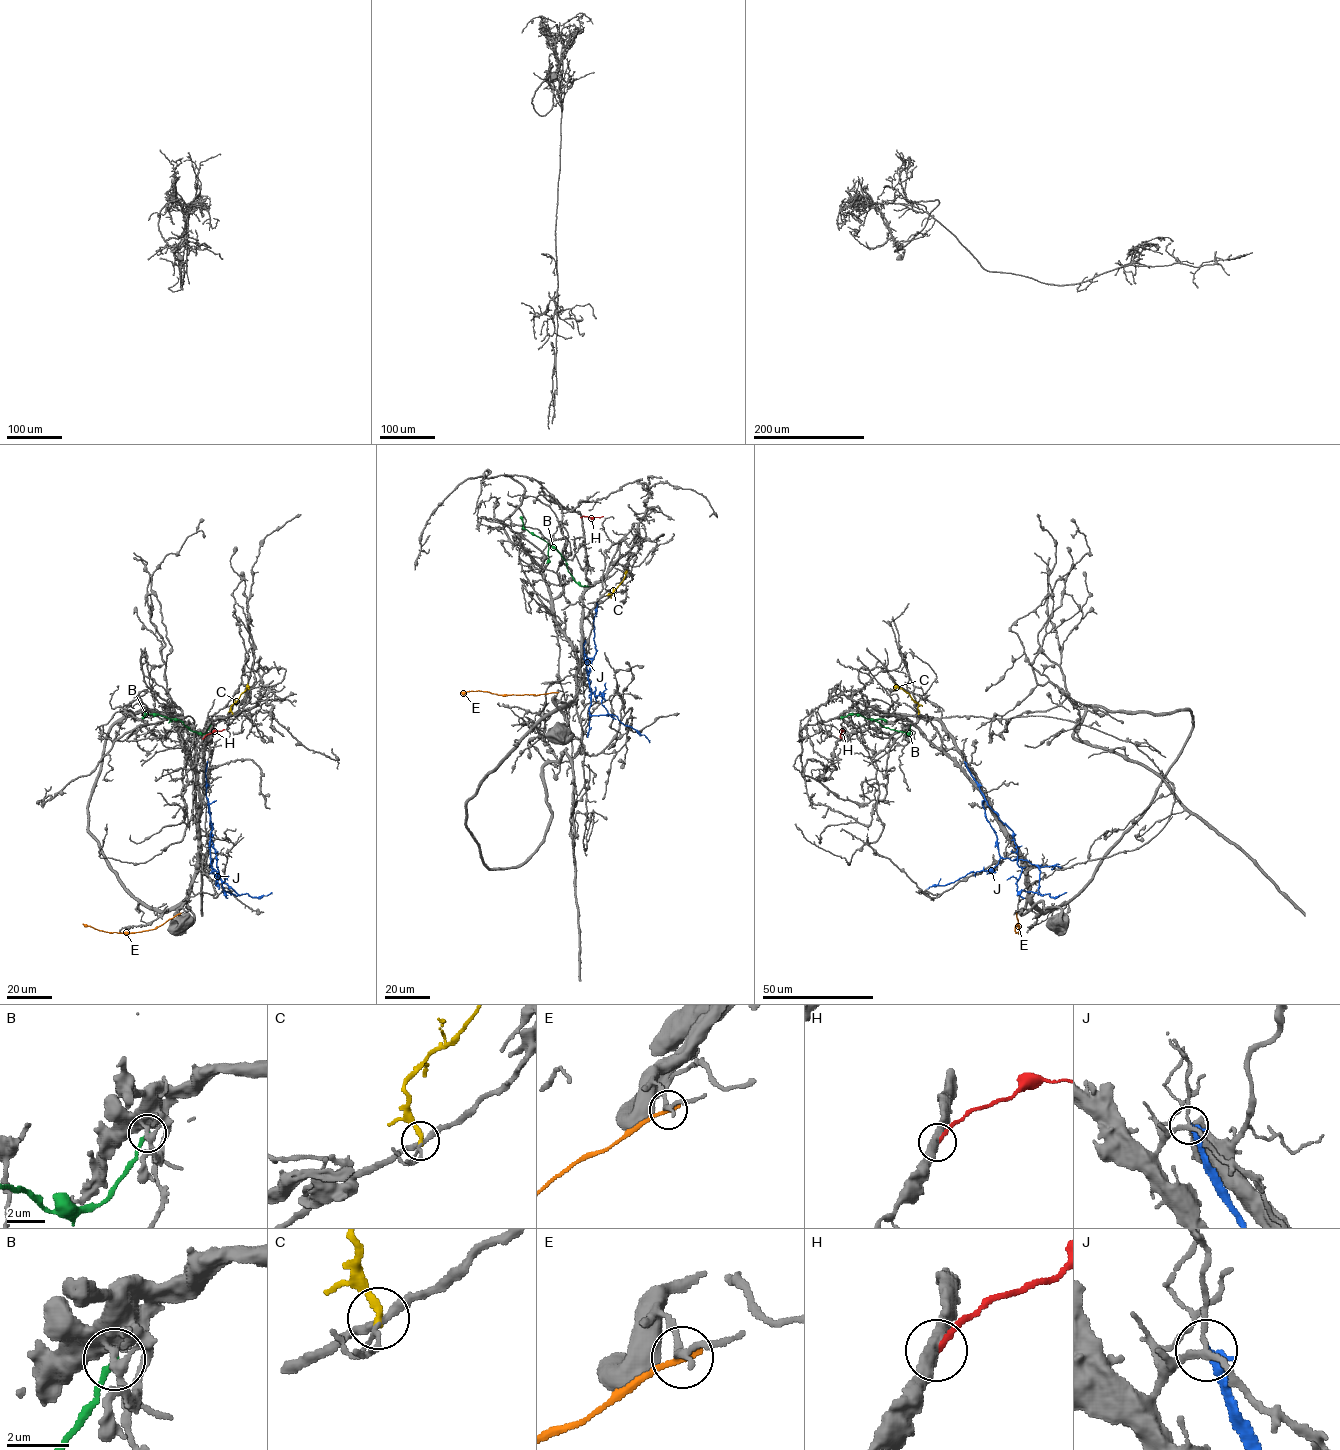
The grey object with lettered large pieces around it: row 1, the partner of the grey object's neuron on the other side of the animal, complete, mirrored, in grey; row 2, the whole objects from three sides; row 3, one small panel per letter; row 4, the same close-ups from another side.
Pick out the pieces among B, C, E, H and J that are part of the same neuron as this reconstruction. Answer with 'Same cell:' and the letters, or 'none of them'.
Same cell: none of them

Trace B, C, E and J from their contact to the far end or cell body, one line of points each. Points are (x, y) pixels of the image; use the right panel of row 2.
B: (910, 725), (910, 733), (906, 734), (884, 727), (859, 714), (840, 718)
C: (918, 714), (918, 705), (910, 695), (901, 688), (894, 690)
E: (1016, 914), (1019, 933), (1014, 930), (1016, 924)
J: (964, 762), (983, 796), (985, 817), (997, 837), (998, 853), (1035, 864), (1041, 895), (1056, 897), (1066, 892)

